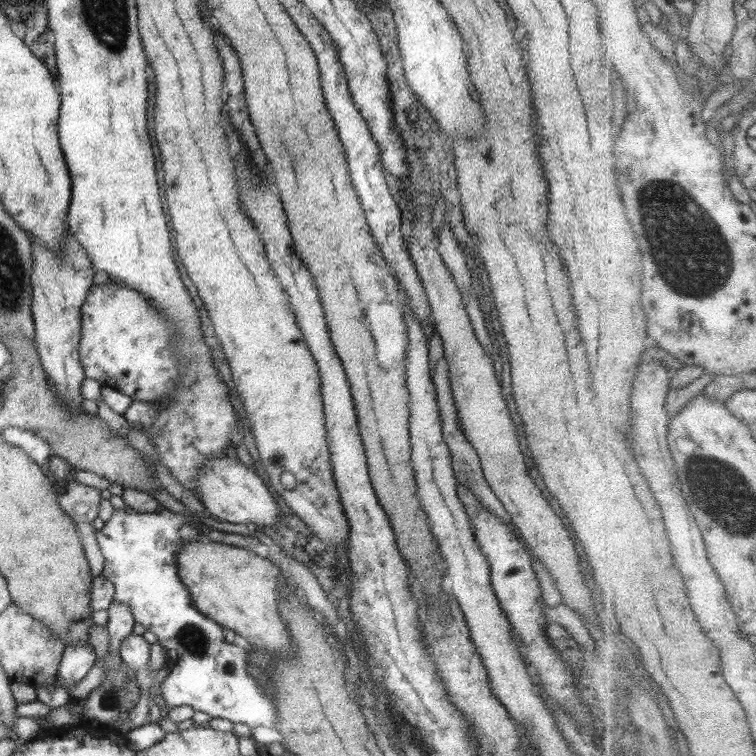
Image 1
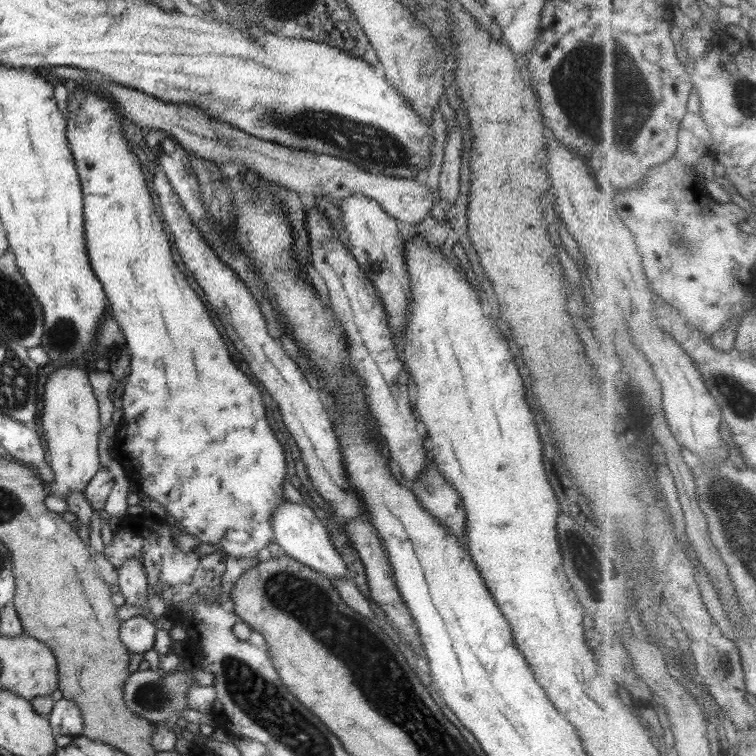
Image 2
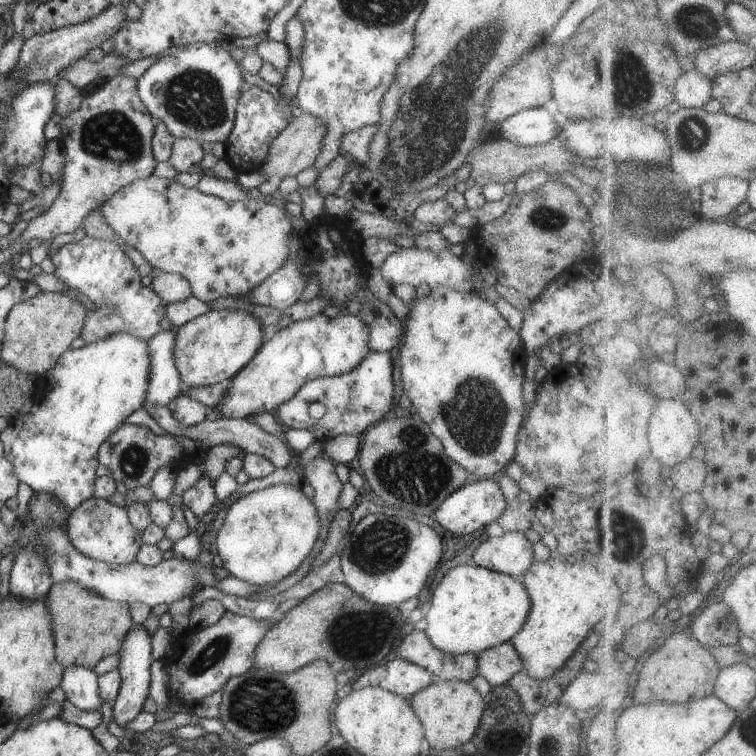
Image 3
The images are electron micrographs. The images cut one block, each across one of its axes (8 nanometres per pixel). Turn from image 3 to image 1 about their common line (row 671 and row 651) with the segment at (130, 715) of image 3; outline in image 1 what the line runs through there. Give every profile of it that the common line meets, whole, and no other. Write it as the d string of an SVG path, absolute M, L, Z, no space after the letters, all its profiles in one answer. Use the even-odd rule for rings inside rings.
M131 633L127 638L122 640L119 647L120 658L128 667L134 669L134 680L140 685L140 700L119 728L125 733L149 723L148 716L150 707L152 706L150 689L155 683L162 682L164 677L170 672L168 665L154 672L150 671L150 646L143 636Z

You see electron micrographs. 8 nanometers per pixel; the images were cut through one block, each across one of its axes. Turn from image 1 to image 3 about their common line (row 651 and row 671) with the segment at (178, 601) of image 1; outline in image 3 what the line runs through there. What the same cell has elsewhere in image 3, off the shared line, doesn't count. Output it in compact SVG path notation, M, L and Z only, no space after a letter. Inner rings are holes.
M226 612L220 620L207 628L198 627L184 634L180 642L184 642L184 653L178 660L167 659L167 674L170 680L170 696L179 705L186 705L192 709L200 704L203 698L211 696L233 677L244 675L253 667L253 657L257 645L263 640L266 630L276 623L282 615L276 613L272 621L256 621L252 618Z

